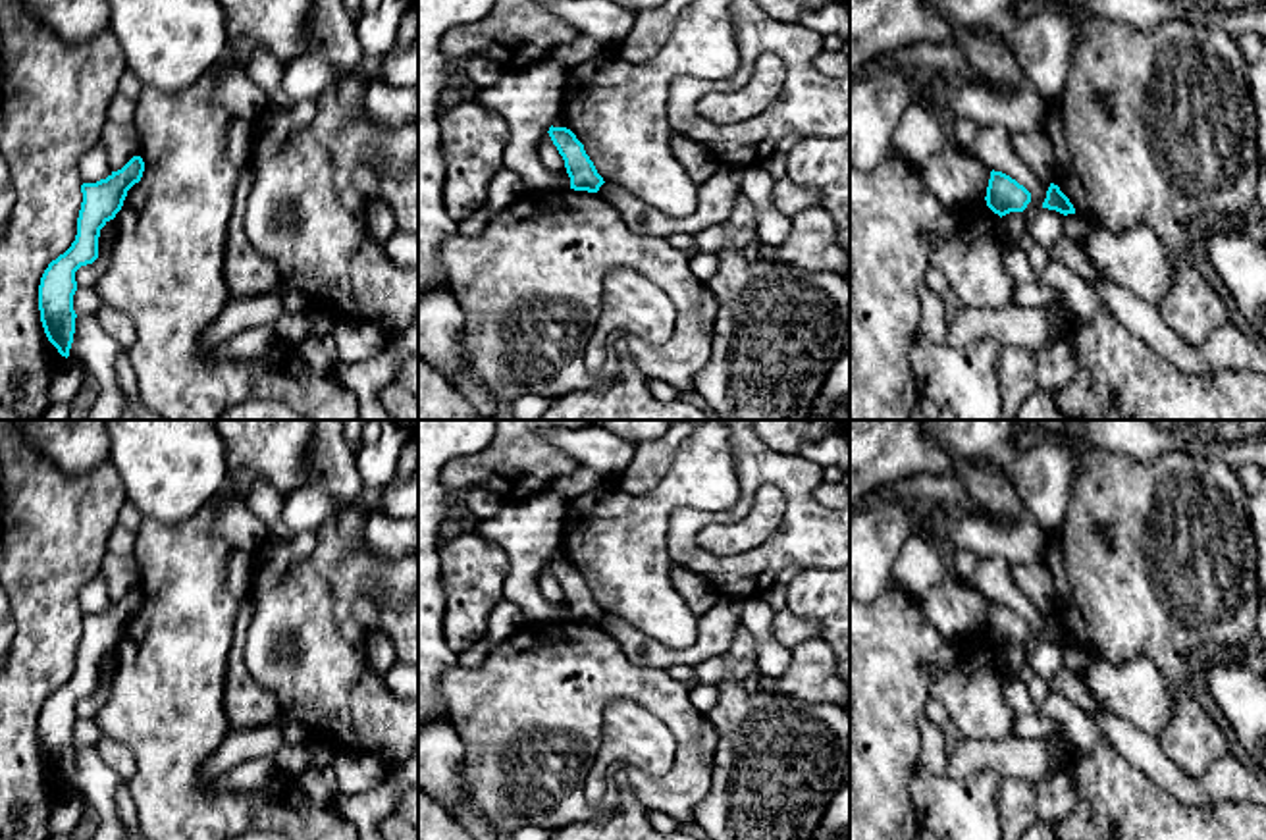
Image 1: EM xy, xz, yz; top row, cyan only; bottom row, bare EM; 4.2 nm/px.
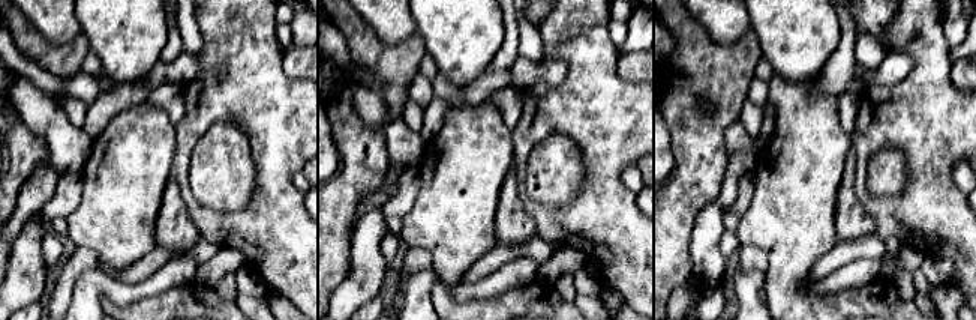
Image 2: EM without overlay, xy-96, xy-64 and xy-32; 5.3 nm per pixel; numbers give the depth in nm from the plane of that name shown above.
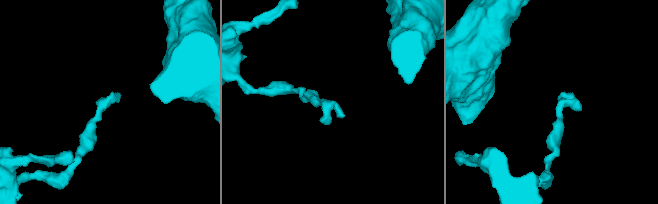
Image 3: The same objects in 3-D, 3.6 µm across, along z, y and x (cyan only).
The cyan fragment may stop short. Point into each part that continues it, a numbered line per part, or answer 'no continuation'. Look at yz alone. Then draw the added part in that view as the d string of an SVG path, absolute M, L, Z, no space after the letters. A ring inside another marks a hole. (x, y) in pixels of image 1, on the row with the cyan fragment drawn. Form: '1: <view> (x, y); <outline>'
no continuation

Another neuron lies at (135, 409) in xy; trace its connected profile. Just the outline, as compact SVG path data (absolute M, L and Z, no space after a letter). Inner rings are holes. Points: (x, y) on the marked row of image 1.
M127 351L121 353L116 362L116 376L127 399L125 410L121 412L119 420L166 420L162 414L154 412L141 401L137 374L133 370Z

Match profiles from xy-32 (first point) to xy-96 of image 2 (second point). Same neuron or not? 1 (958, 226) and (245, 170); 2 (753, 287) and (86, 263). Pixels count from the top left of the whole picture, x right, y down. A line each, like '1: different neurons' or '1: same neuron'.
1: different neurons
2: different neurons

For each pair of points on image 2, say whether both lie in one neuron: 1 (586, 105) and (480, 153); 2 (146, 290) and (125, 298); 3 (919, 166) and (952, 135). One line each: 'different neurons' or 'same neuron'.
1: different neurons
2: same neuron
3: same neuron

